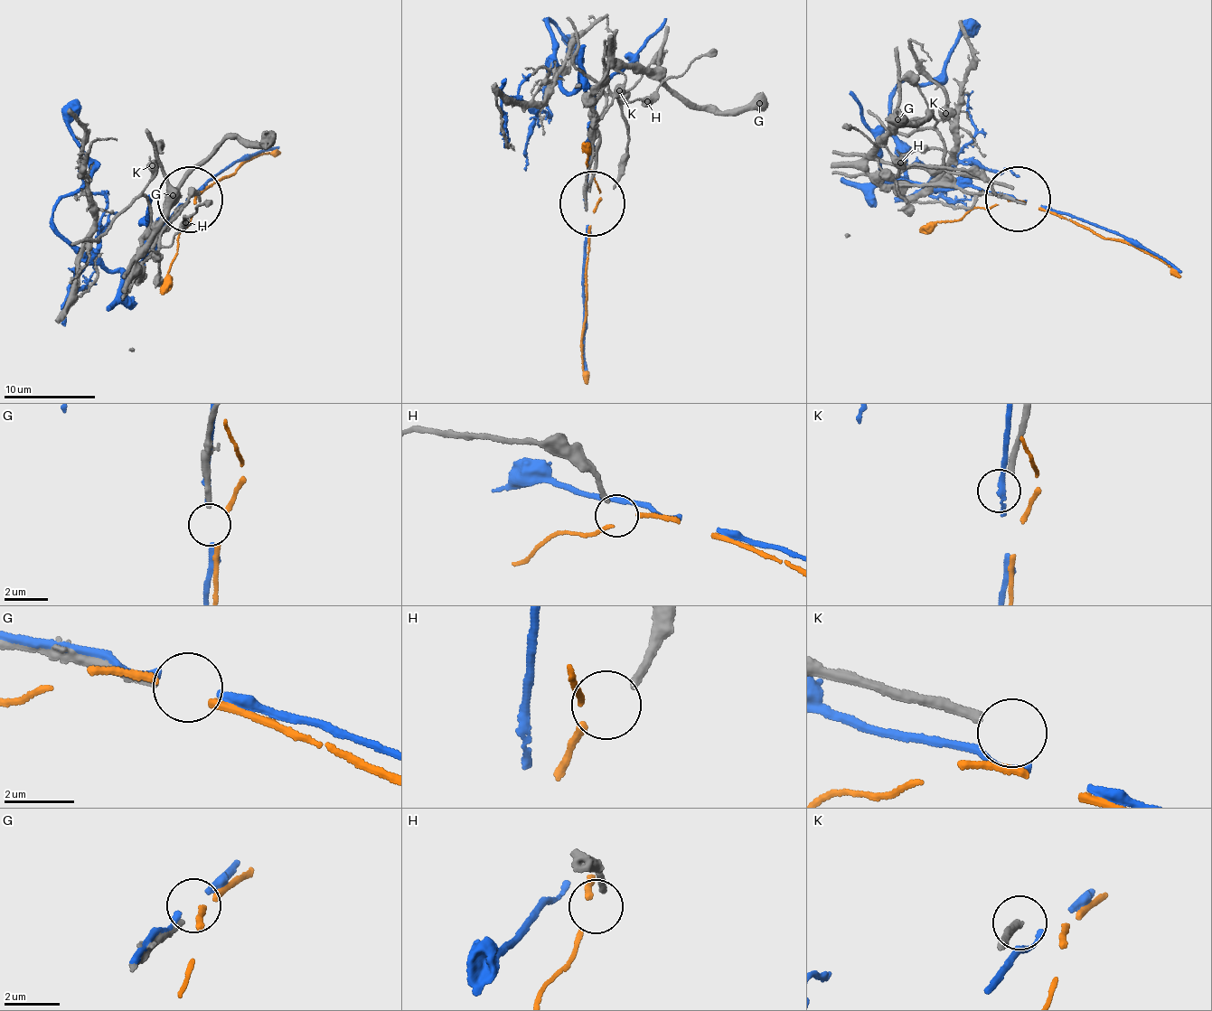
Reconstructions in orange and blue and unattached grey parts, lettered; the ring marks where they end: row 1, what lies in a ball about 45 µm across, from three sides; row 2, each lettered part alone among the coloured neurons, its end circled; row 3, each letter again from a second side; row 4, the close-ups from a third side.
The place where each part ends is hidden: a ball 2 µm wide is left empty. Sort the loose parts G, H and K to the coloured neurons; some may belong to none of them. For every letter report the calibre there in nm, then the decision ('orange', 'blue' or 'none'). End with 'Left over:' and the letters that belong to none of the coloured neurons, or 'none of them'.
G: calibre 240 nm; none
H: calibre 220 nm; orange
K: calibre 280 nm; none
Left over: G, K

